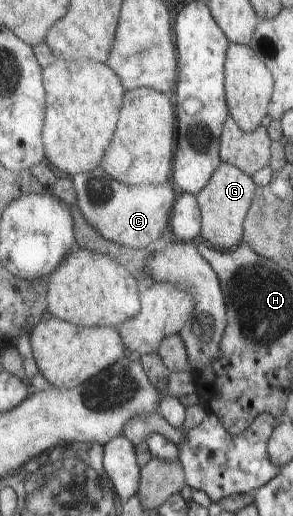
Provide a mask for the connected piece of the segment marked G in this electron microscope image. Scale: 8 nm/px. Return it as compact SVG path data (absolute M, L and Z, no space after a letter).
M224 162L210 185L199 193L204 215L202 238L222 250L242 246L246 239L246 222L255 203L258 188L251 174L237 165Z

